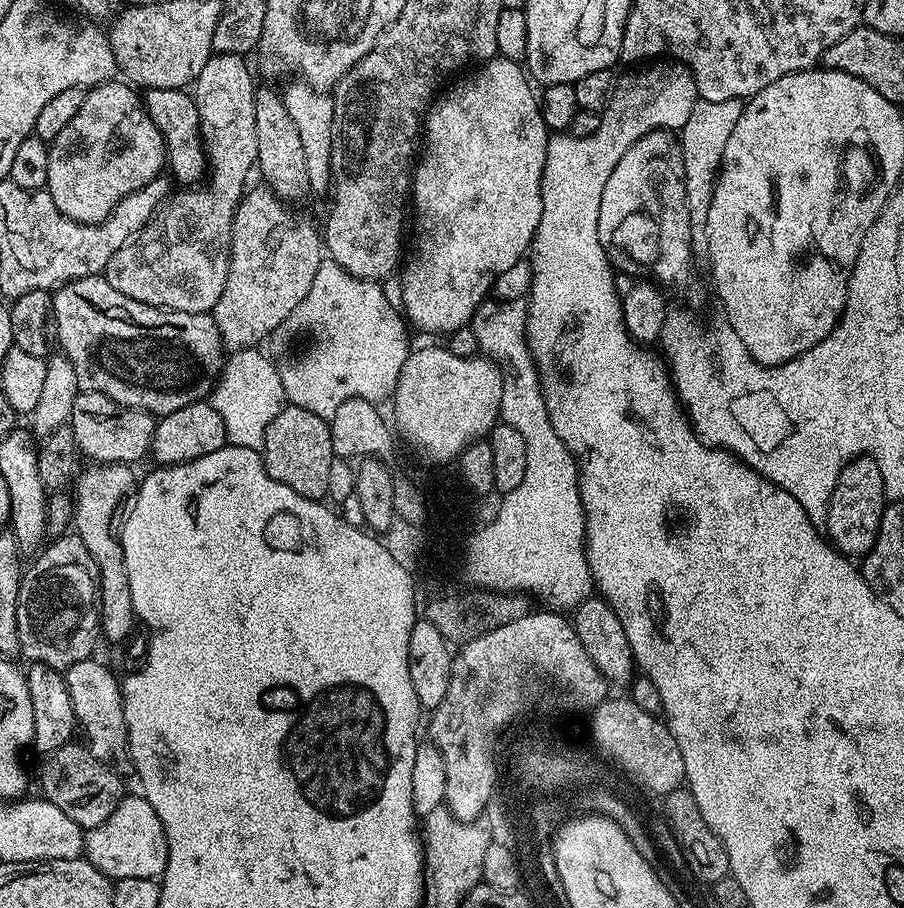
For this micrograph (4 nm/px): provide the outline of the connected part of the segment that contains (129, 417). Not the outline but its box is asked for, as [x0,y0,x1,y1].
[70,392,157,465]

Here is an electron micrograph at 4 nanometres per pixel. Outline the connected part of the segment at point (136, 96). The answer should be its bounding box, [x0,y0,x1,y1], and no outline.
[46,78,166,224]

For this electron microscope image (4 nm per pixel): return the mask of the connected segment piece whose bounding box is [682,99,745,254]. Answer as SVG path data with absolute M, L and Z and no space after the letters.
M697 99L686 126L682 129L682 147L684 150L684 181L686 182L686 206L692 219L692 250L696 254L708 251L706 242L706 218L710 214L710 202L714 198L716 176L720 173L722 154L726 154L726 142L734 131L734 122L742 118L744 100L726 102L706 102Z

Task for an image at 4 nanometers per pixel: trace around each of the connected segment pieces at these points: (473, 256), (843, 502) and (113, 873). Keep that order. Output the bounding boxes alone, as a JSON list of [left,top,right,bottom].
[[398,55,550,334],[827,456,886,556],[85,795,168,882]]

